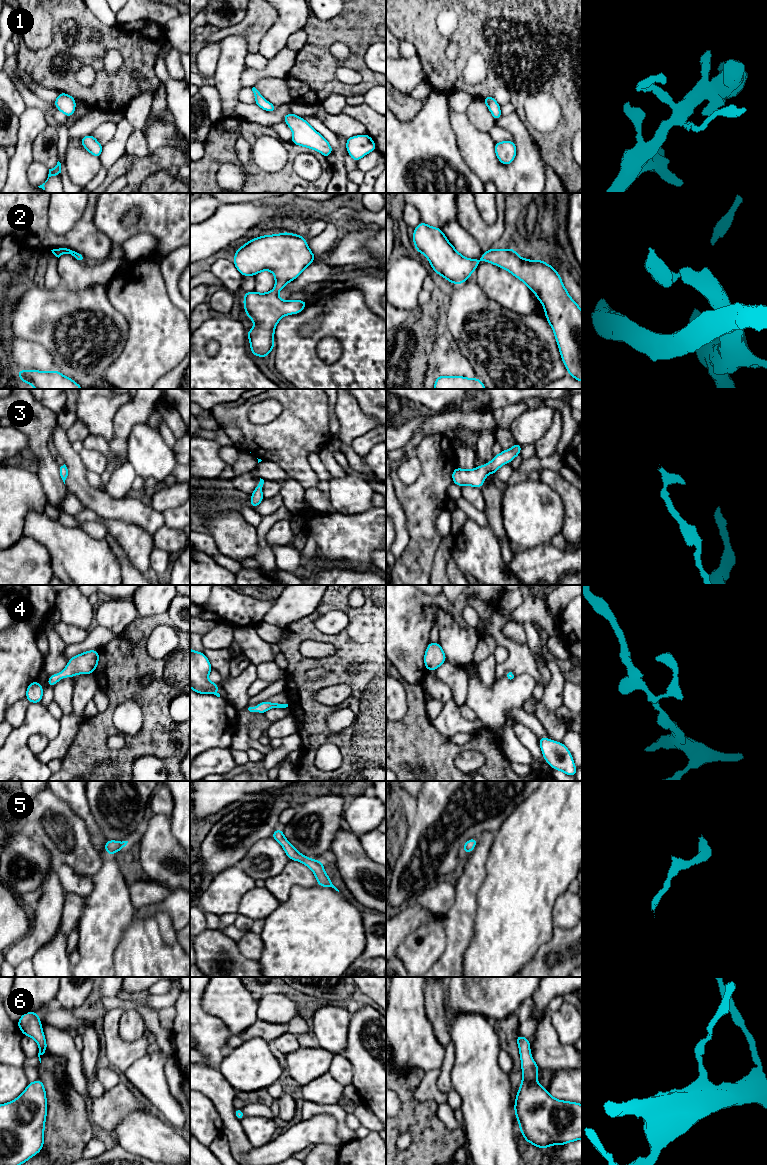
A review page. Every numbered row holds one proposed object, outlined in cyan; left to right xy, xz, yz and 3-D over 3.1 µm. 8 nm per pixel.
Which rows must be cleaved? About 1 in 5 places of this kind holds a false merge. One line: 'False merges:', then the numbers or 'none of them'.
False merges: none of them

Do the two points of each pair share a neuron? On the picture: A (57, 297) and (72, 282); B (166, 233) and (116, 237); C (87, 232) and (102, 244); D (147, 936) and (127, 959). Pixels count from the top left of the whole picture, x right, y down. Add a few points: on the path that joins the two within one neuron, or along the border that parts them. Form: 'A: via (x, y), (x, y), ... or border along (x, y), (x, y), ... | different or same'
A: border along (61, 284), (73, 290), (83, 290), (90, 287) | different
B: via (154, 227), (139, 227), (128, 232) | same
C: via (91, 236), (98, 242) | same
D: via (144, 942), (133, 953) | same

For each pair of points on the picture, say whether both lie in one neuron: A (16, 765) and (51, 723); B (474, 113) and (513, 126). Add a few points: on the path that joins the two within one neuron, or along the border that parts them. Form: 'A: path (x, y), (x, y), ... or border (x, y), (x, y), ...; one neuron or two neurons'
A: path (16, 751), (17, 741), (37, 723); one neuron
B: border (496, 121), (494, 123); two neurons

